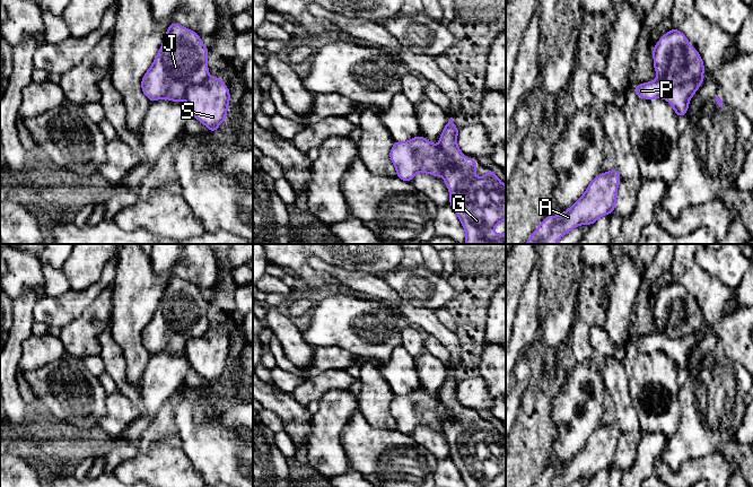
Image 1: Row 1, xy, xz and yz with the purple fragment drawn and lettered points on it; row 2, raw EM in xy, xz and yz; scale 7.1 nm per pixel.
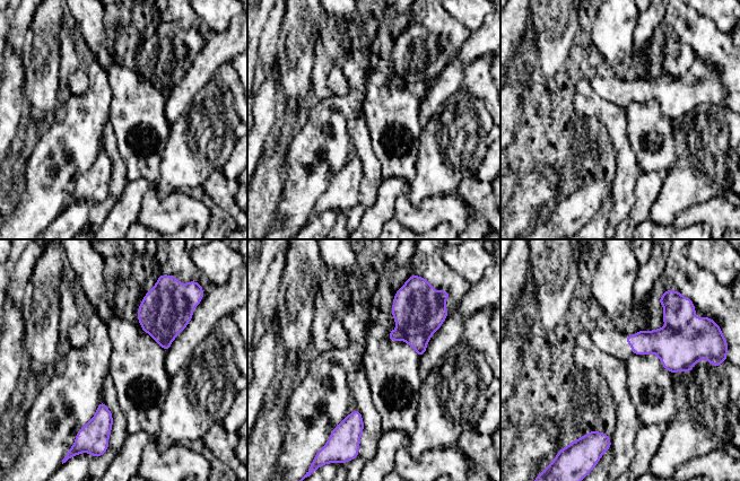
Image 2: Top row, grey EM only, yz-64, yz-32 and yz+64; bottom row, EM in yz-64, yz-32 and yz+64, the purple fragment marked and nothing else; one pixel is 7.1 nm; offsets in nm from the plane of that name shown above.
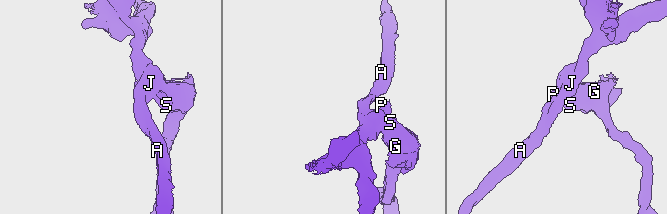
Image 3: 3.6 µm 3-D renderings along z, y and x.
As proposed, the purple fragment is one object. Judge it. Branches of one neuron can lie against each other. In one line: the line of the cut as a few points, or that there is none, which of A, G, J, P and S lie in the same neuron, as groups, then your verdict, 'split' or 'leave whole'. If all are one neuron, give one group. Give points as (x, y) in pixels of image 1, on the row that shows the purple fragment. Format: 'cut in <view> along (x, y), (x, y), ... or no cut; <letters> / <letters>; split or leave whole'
cut in yz along (702, 72), (684, 83), (671, 86), (659, 78); A J / G P S; split

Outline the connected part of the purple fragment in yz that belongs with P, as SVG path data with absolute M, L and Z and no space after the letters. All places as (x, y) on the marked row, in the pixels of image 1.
M703 73L685 84L669 87L665 79L657 78L634 86L633 90L639 97L646 99L664 98L673 106L677 116L685 116L690 99L702 85L702 81Z

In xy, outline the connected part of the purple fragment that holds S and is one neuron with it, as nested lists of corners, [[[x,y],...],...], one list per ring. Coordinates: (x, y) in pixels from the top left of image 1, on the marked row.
[[[212,76],[187,86],[185,96],[192,115],[214,133],[227,116],[229,87],[224,85],[222,79]]]

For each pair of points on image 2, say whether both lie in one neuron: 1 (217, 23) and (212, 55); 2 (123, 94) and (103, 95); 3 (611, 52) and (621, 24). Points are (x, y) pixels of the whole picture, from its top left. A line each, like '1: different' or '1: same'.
1: different
2: different
3: same

